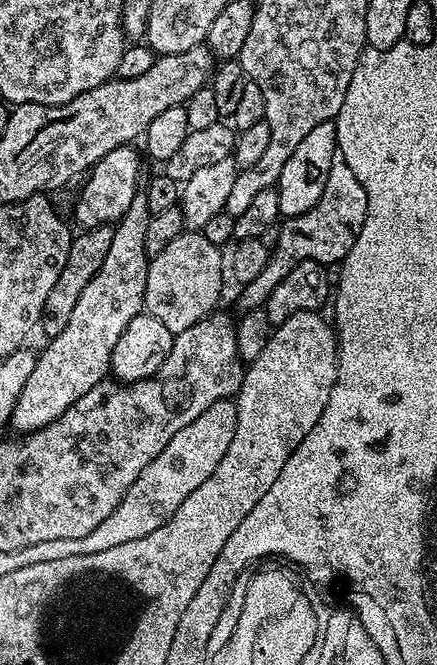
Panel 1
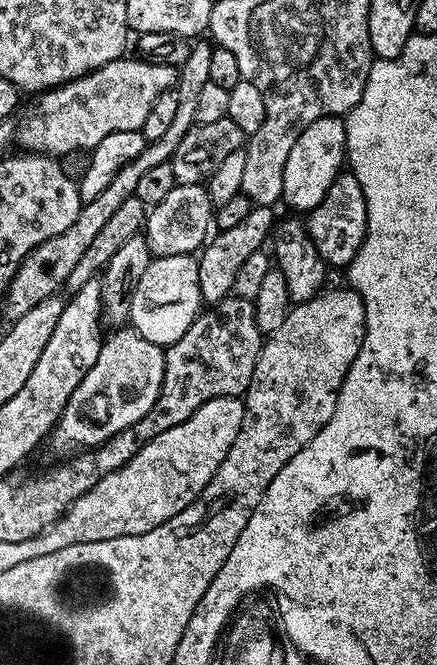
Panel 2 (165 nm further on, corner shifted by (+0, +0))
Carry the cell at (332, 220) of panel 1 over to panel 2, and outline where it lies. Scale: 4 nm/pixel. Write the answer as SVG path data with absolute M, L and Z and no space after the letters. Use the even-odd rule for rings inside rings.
M344 170L334 178L330 190L326 190L326 198L318 202L306 216L308 237L314 242L318 254L325 265L343 269L358 254L366 234L366 198L362 186L358 186L358 178Z

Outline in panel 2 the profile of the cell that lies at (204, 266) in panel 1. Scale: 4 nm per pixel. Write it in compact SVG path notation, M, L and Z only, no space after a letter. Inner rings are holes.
M174 254L173 256L157 256L146 266L142 278L138 278L138 286L130 302L128 319L130 326L146 342L154 342L167 346L178 342L186 330L196 321L202 311L200 286L198 284L199 259L195 255Z

